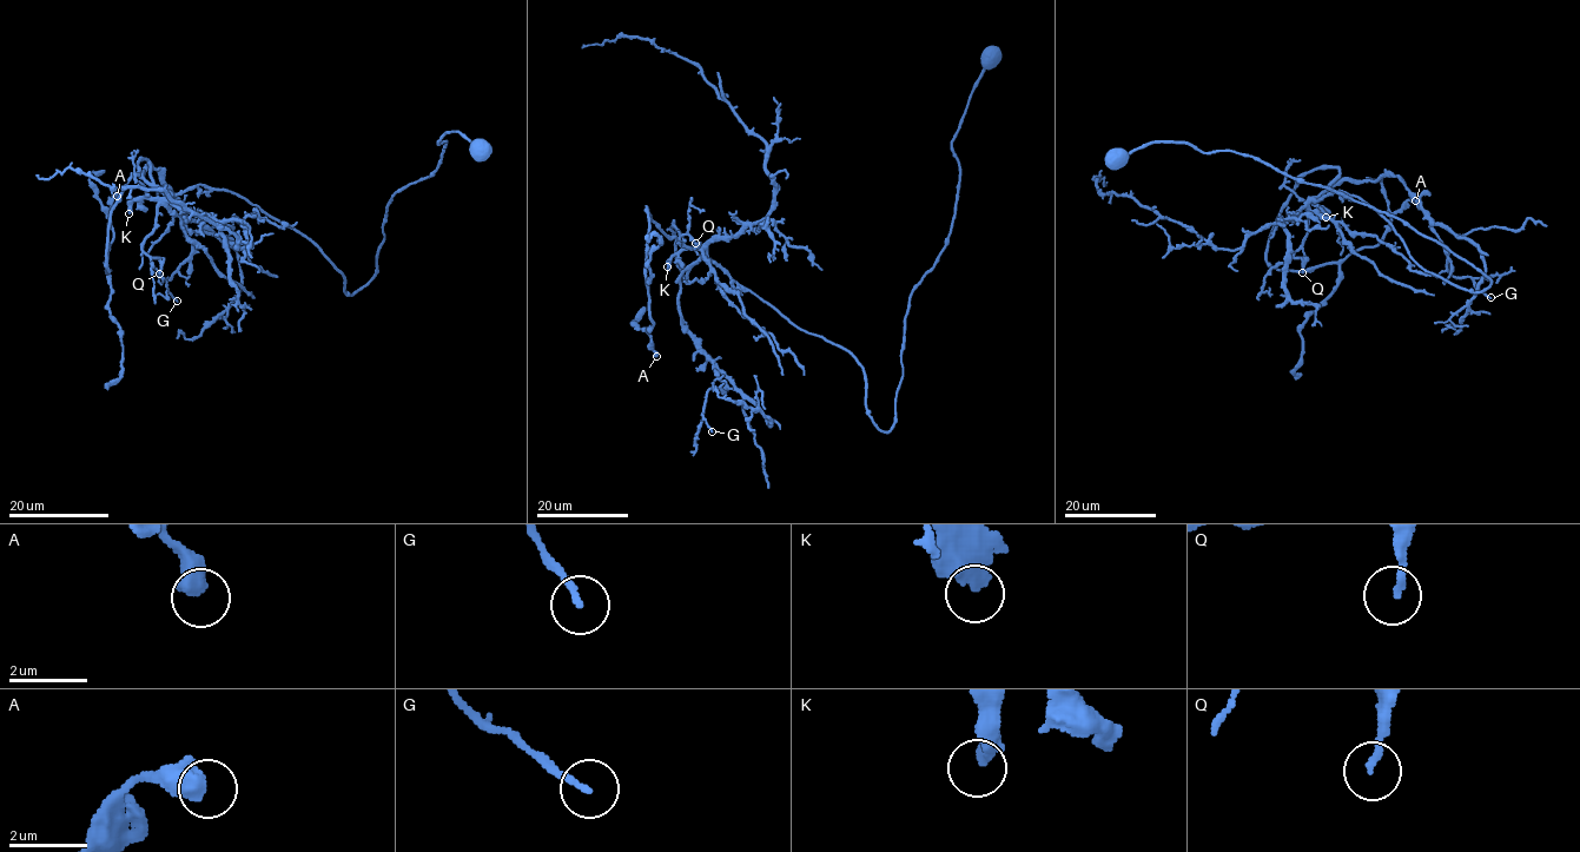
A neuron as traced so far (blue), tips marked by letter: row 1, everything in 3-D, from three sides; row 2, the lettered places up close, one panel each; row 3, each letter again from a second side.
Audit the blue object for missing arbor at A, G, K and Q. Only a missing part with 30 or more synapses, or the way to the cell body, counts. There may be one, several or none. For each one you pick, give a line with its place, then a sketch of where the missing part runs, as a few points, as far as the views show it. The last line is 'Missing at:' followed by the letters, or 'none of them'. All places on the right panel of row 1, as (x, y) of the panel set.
K: Place: (1326, 217). Course of what is missing: (1326, 217), (1330, 226), (1329, 266), (1353, 311), (1367, 327), (1405, 355), (1456, 363), (1498, 352), (1498, 361)
Missing at: K

